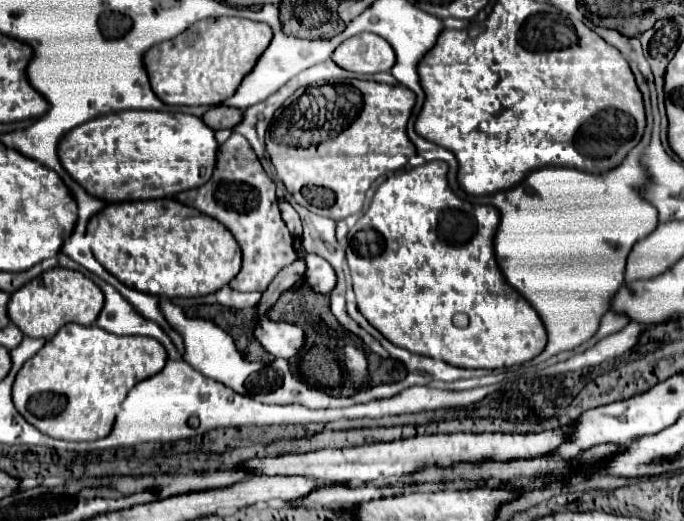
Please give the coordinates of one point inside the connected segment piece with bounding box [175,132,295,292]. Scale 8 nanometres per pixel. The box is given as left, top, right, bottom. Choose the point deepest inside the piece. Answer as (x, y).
(240, 195)

